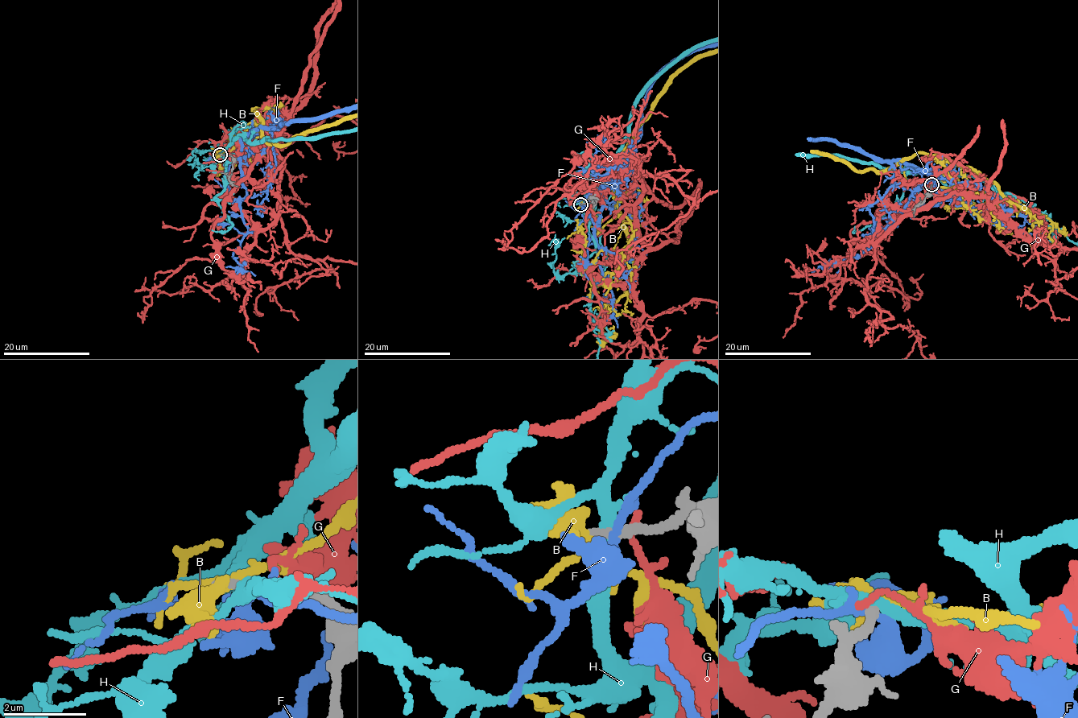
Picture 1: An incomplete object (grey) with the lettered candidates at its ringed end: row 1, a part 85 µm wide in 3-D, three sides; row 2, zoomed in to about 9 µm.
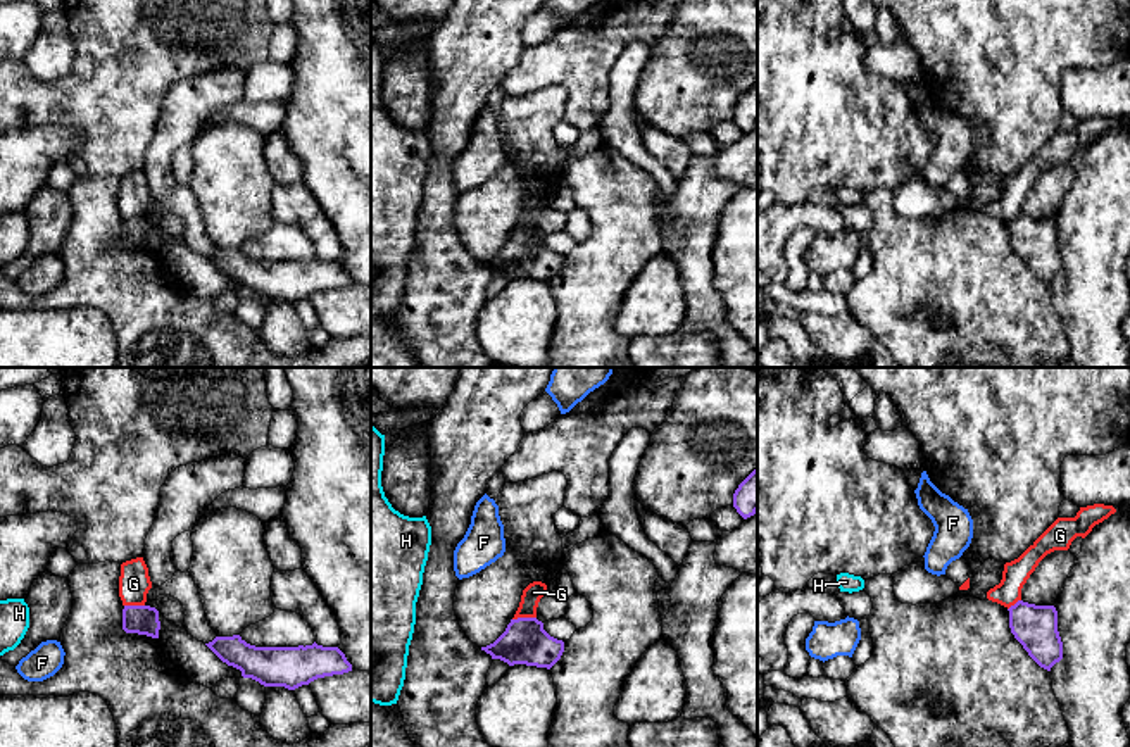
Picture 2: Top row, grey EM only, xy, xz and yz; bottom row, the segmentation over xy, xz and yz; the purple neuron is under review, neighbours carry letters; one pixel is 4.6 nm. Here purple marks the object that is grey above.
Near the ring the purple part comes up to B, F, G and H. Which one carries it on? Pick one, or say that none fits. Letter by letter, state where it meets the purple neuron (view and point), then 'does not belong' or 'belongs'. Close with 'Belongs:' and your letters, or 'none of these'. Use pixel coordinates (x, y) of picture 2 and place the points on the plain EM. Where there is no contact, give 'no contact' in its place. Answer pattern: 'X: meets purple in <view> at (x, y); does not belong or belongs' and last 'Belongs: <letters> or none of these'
B: no contact; does not belong
F: no contact; does not belong
G: meets purple in xz at (523, 232); does not belong
H: no contact; does not belong
Belongs: none of these

